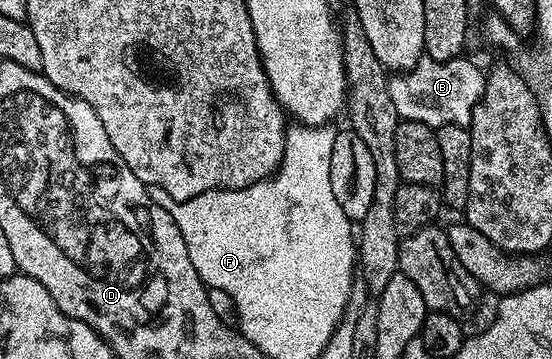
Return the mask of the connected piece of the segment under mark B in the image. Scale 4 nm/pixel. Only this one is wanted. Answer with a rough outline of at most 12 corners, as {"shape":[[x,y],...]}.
{"shape":[[468,57],[389,79],[398,119],[468,127],[486,71]]}

